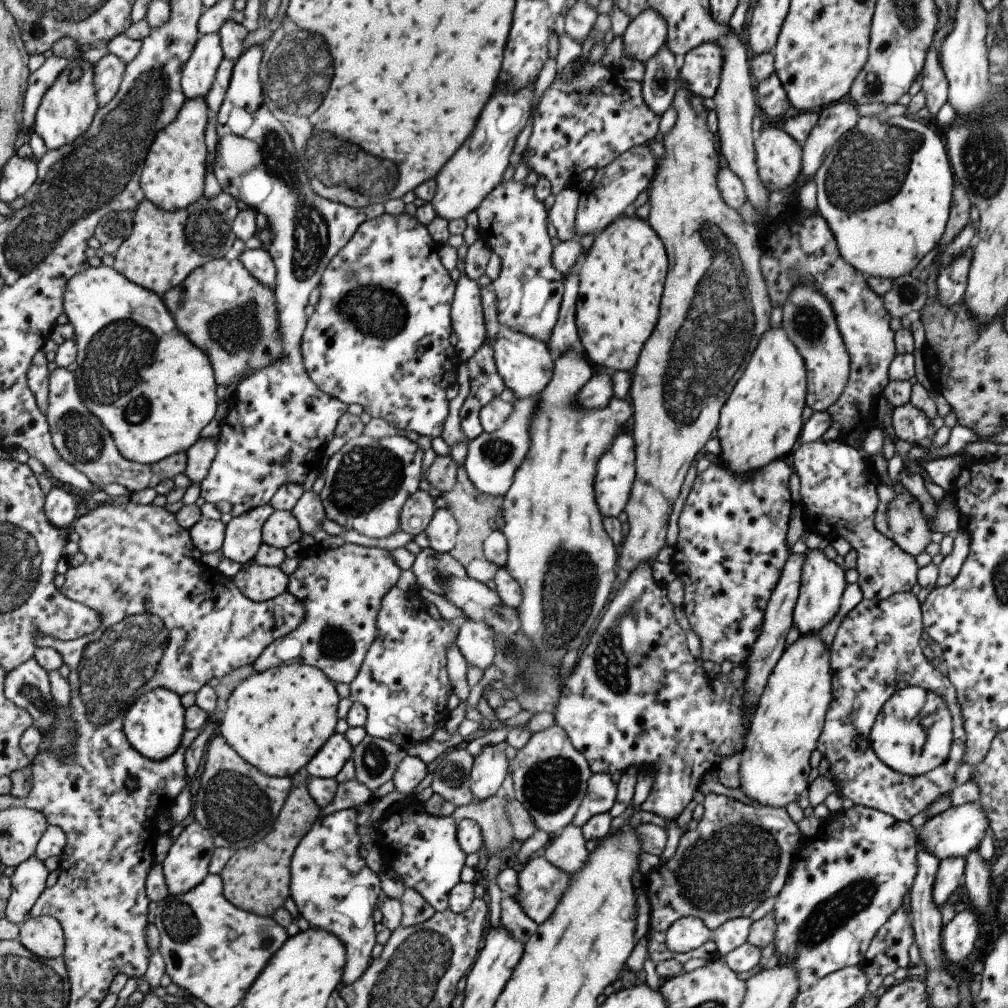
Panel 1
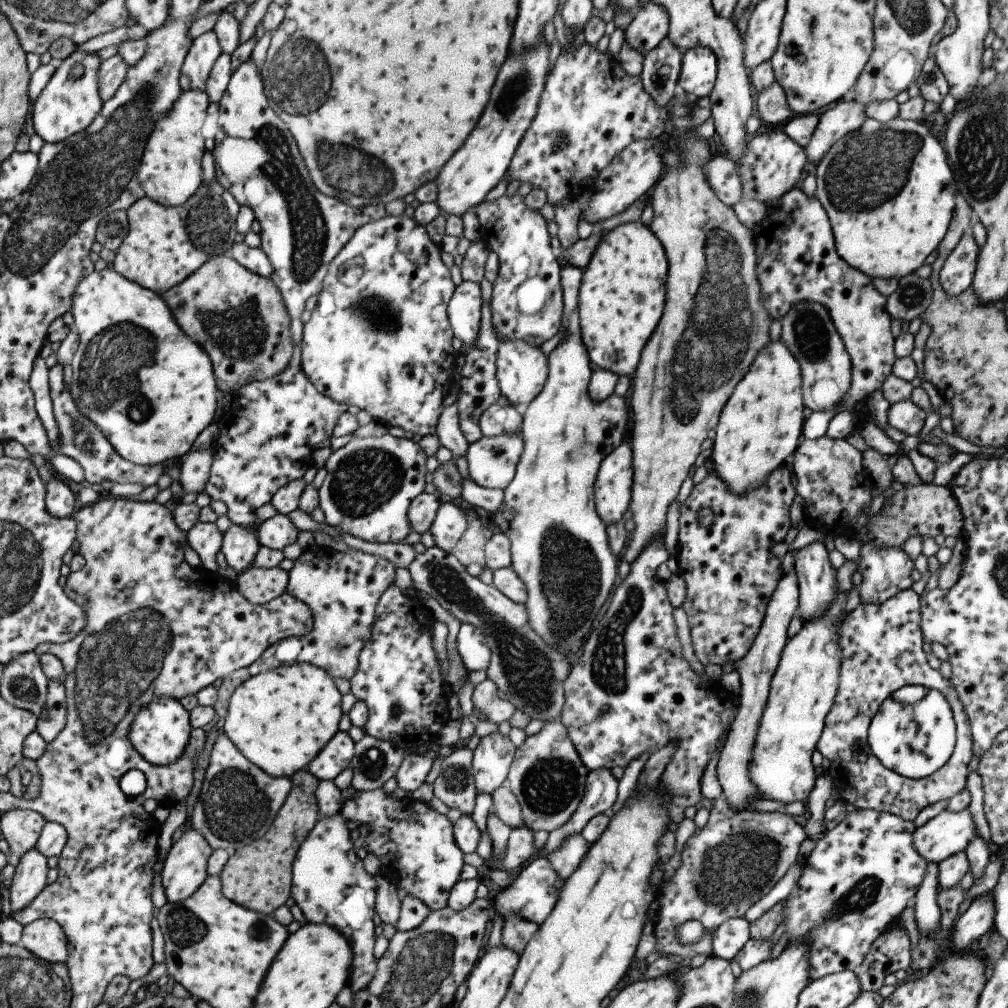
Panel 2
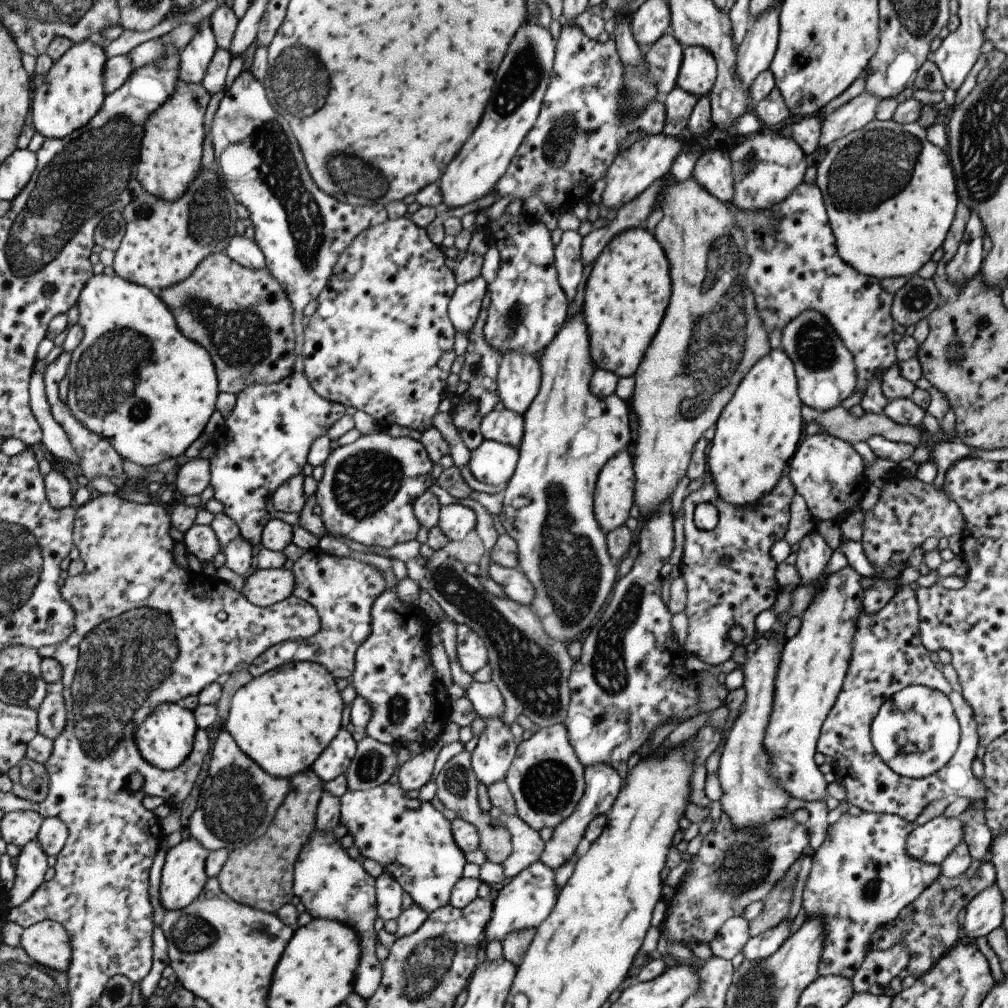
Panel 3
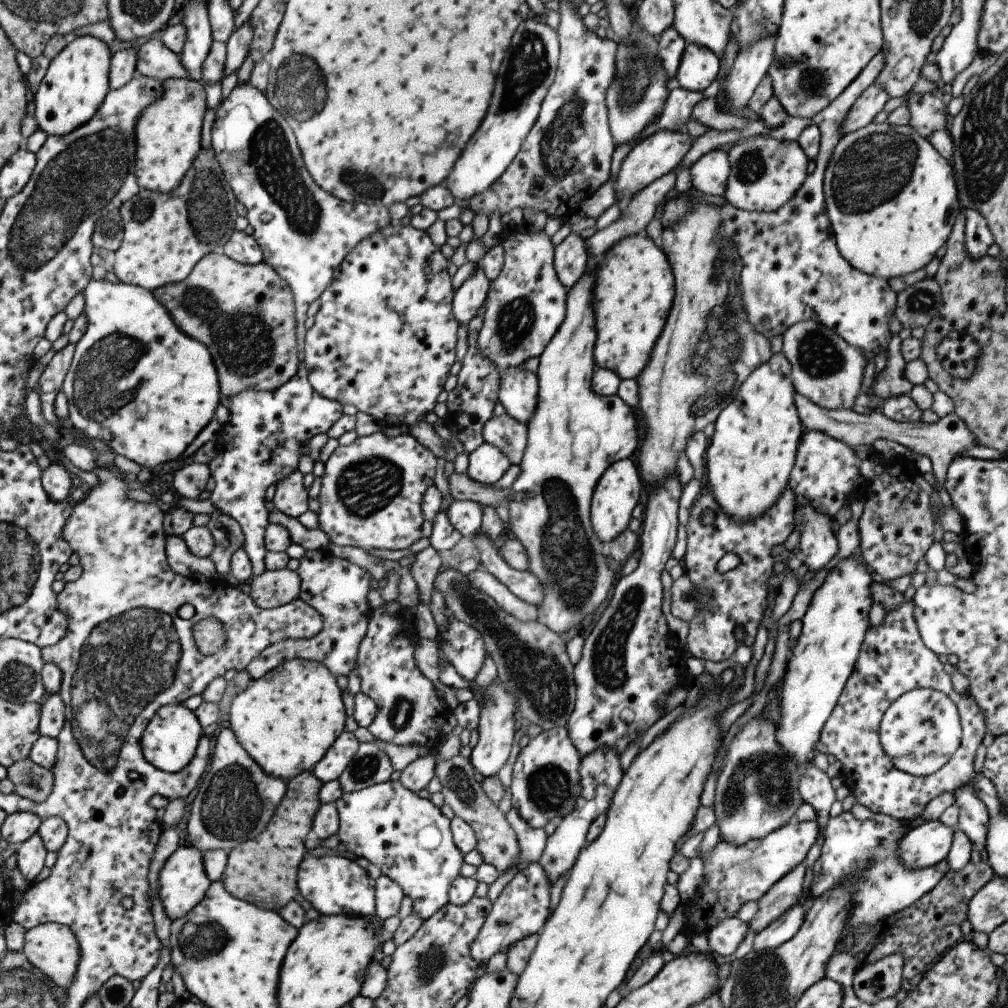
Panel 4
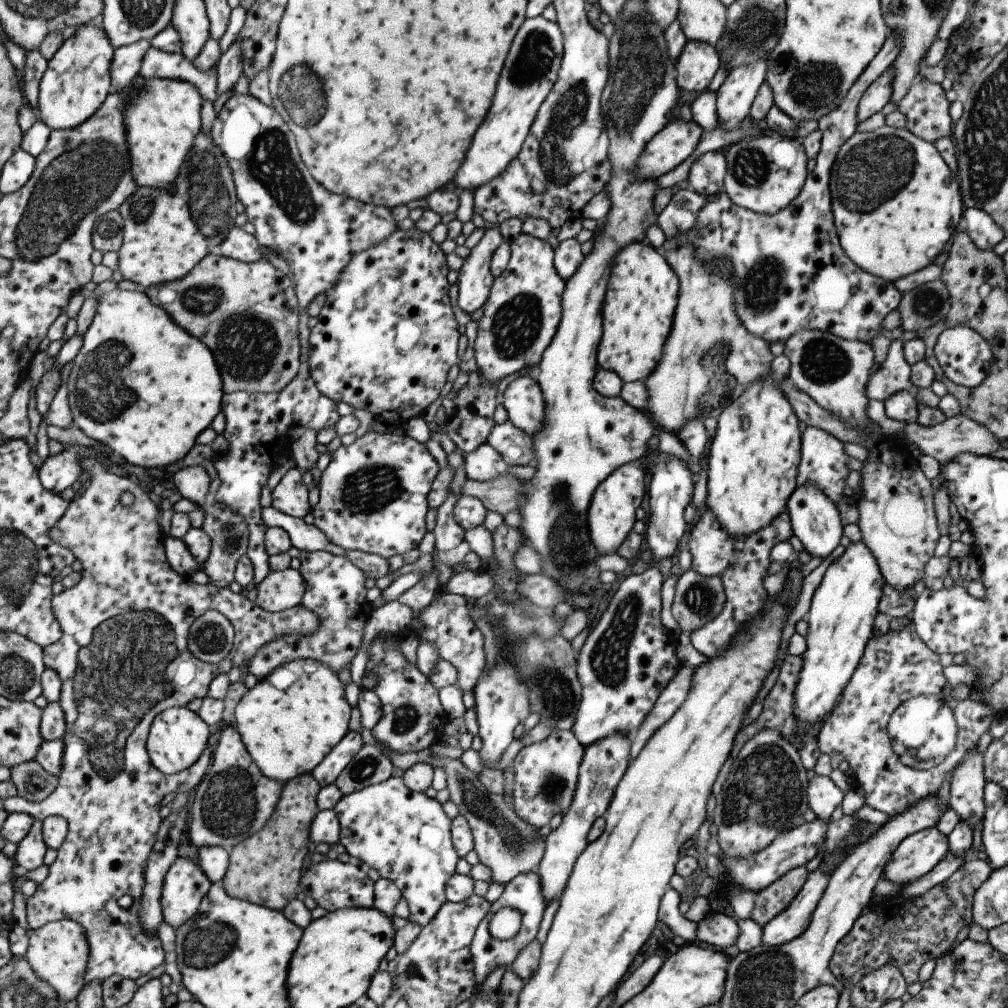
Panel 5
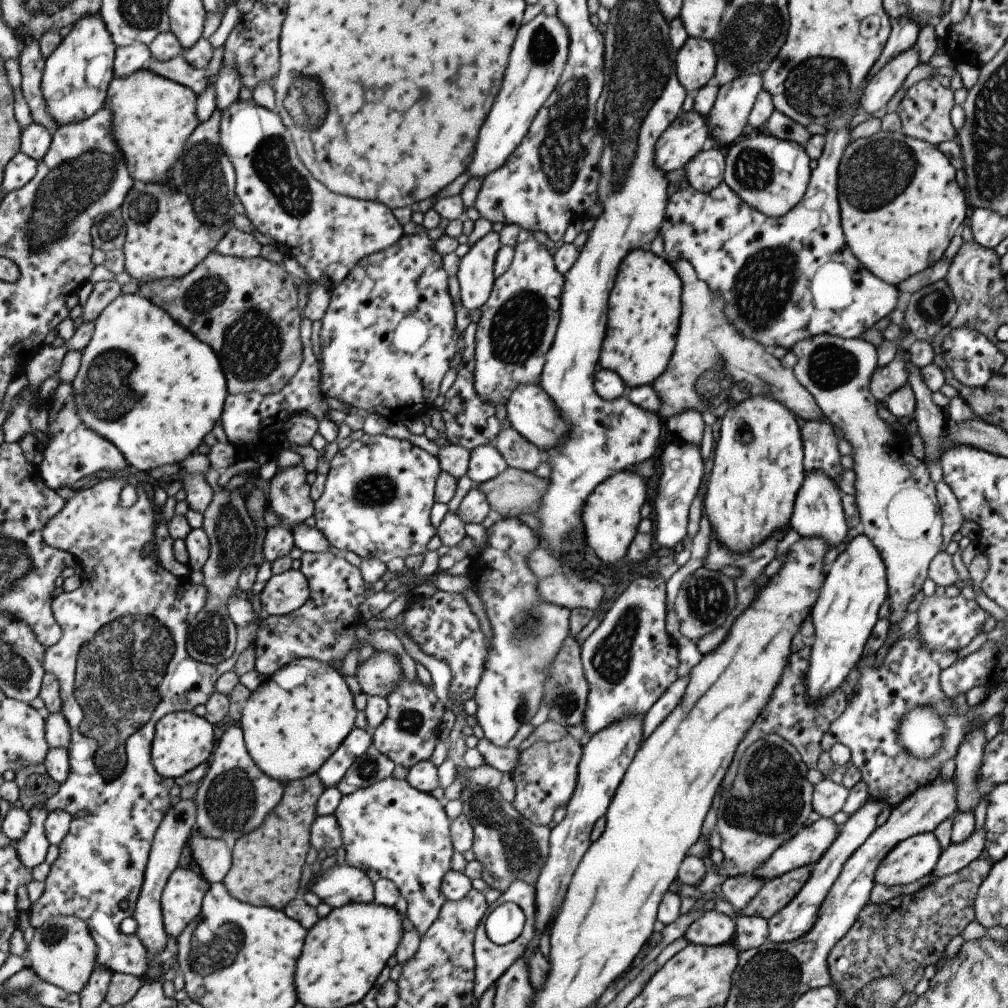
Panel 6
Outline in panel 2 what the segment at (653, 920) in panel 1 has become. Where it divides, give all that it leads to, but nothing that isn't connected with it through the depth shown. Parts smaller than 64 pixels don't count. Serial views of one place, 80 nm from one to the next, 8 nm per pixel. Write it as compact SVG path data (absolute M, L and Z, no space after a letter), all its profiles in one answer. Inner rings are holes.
M723 796L711 801L713 809L705 828L685 842L681 866L675 875L659 886L659 906L655 916L654 951L681 959L695 954L711 956L712 932L728 918L743 917L744 912L765 896L786 870L795 863L799 844L807 838L803 826L787 813L760 813L747 809L737 813L727 806ZM687 921L699 921L703 934L685 948L676 939L676 930Z

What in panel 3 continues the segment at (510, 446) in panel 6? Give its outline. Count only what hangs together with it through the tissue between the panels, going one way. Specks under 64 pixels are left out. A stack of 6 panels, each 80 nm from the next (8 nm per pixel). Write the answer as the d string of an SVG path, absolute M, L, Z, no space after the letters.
M507 409L488 412L479 425L483 439L512 446L517 452L522 443L522 416Z

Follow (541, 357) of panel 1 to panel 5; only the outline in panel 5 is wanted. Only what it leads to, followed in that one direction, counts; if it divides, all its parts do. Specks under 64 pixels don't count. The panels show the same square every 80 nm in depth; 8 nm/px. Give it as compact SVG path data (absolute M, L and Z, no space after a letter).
M533 376L516 377L507 384L502 404L511 424L534 437L544 425L544 400Z

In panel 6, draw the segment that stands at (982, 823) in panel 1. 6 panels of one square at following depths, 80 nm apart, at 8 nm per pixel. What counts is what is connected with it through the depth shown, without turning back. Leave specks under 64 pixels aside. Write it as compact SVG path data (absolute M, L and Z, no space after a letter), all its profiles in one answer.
M932 832L898 842L874 870L874 884L905 886L929 874L943 851Z

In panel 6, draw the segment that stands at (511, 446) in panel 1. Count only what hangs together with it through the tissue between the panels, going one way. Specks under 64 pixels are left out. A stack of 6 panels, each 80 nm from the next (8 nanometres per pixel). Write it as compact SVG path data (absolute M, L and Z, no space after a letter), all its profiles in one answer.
M491 444L481 445L470 450L466 476L475 484L495 478L507 468L506 462Z

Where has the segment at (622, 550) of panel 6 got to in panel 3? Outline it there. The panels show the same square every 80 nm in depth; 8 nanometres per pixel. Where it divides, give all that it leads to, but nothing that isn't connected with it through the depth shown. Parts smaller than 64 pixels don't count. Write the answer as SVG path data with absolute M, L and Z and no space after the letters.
M630 451L613 455L601 467L592 496L592 513L607 534L624 524L633 506L634 472Z

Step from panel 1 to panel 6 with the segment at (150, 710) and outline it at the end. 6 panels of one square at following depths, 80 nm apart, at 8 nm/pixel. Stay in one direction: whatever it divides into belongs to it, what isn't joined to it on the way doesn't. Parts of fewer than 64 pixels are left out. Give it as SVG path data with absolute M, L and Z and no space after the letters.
M181 711L164 716L156 726L156 737L152 755L157 772L170 780L187 776L199 765L205 764L214 754L215 728L207 718L197 716L193 711Z

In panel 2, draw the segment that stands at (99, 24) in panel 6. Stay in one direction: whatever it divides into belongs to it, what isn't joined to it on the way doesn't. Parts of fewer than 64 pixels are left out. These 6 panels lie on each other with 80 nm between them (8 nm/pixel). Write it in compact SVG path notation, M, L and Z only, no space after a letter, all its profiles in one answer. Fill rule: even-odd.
M76 50L69 58L58 63L50 83L39 95L32 108L34 130L47 143L58 143L69 139L74 134L86 131L95 122L104 105L99 84L102 62L95 53ZM77 64L82 64L84 72L80 77L71 78L71 68Z

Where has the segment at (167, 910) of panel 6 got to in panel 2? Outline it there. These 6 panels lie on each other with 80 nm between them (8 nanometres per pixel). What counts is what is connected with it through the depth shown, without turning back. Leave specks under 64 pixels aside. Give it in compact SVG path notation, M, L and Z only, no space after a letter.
M193 828L187 830L181 840L172 844L161 870L161 882L167 902L181 903L190 899L206 883L209 878L208 863L213 854L214 848L207 842L206 836Z

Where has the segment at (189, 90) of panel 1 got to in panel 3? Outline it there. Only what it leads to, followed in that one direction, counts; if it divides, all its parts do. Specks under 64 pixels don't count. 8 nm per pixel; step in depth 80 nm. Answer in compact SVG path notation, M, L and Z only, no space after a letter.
M209 18L202 20L197 34L181 52L179 78L188 83L201 83L218 48L212 22Z

